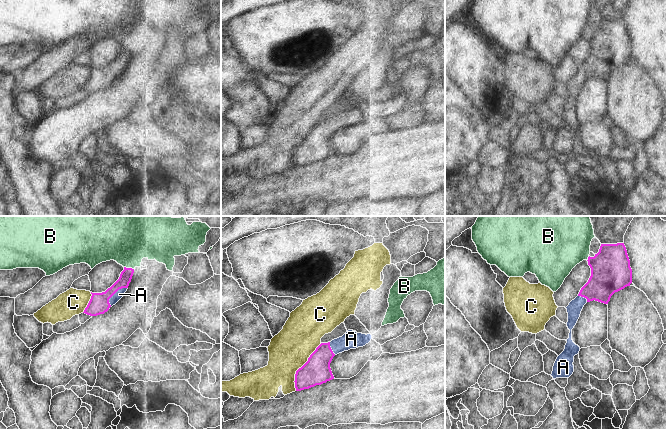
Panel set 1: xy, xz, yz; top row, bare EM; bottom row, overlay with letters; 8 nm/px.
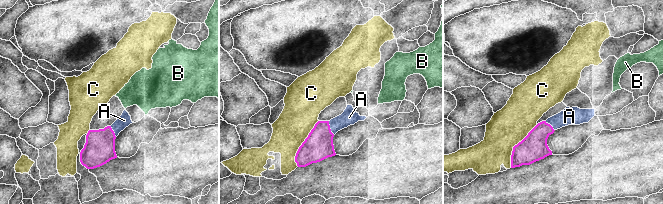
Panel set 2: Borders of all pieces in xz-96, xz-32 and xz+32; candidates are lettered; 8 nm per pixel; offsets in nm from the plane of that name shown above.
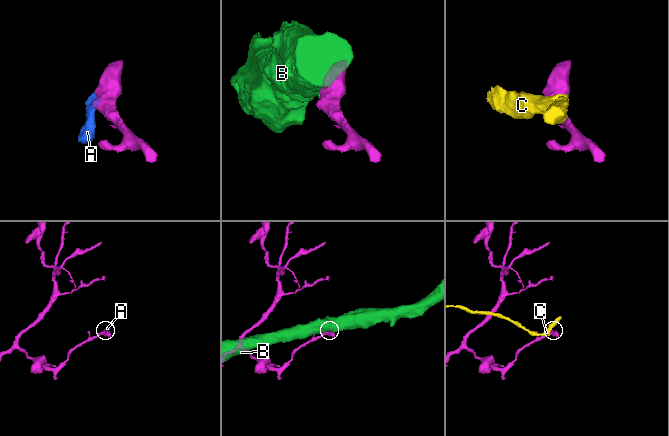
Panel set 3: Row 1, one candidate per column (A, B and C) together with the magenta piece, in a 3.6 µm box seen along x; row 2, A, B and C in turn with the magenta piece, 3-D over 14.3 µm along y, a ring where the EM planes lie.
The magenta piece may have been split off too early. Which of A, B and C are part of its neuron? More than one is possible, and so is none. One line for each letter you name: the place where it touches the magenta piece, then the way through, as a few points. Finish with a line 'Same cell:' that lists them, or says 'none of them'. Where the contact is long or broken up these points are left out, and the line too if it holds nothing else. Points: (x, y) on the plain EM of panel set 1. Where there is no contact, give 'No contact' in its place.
A: Touches magenta at xy (113, 70). Path across: xy (99, 79), (113, 70), (119, 70)
Same cell: A.

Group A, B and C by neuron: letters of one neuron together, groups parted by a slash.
A / B / C

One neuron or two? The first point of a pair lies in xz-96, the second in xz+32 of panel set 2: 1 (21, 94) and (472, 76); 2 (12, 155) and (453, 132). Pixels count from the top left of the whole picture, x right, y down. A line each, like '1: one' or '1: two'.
1: two
2: one

